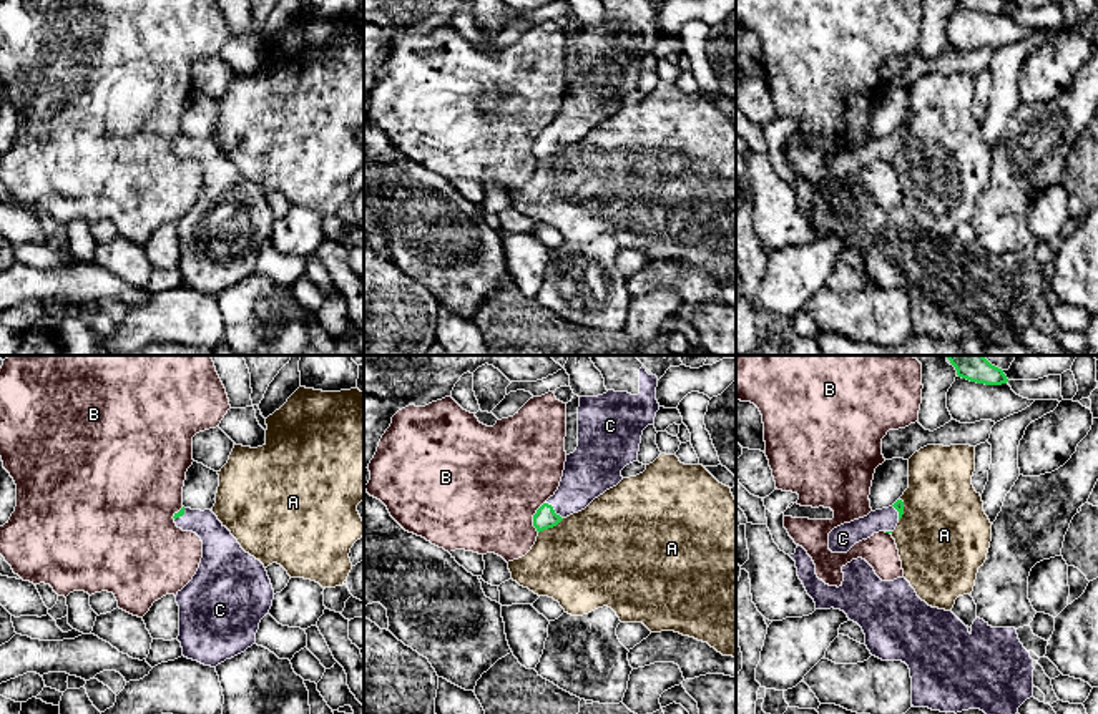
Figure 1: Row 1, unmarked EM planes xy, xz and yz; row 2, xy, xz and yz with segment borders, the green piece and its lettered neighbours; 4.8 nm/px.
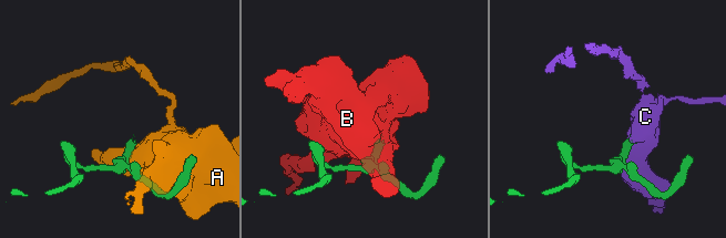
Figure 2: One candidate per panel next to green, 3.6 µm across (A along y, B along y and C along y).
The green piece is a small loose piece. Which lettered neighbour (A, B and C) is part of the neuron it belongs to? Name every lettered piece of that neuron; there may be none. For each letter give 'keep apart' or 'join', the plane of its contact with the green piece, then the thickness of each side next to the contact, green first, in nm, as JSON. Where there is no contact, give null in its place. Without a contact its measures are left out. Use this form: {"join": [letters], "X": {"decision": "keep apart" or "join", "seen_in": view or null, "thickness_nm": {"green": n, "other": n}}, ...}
{"join": ["C"], "A": {"decision": "keep apart", "seen_in": "xz", "thickness_nm": {"green": 110, "other": 460}}, "B": {"decision": "keep apart", "seen_in": "xz", "thickness_nm": {"green": 110, "other": 500}}, "C": {"decision": "join", "seen_in": "xz", "thickness_nm": {"green": 110, "other": 240}}}

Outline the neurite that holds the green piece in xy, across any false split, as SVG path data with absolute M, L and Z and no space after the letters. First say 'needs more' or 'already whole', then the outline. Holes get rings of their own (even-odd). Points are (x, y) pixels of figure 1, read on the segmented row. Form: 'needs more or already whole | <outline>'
needs more | M181 508L174 523L196 533L203 541L203 558L193 580L176 594L183 656L216 668L256 643L261 619L269 613L274 589L264 565L246 553L211 510Z

